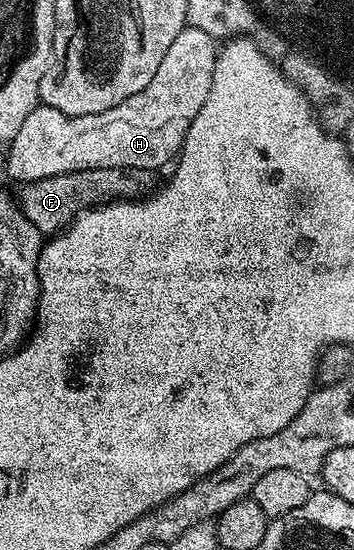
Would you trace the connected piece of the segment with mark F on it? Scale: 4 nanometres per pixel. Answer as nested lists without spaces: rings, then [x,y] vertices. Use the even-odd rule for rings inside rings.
[[[88,168],[82,171],[70,171],[67,174],[53,175],[51,178],[36,179],[34,182],[27,182],[21,187],[22,191],[16,194],[18,209],[43,236],[53,236],[66,229],[79,214],[93,210],[95,206],[105,206],[112,202],[123,200],[141,200],[155,189],[155,171],[144,168]]]

